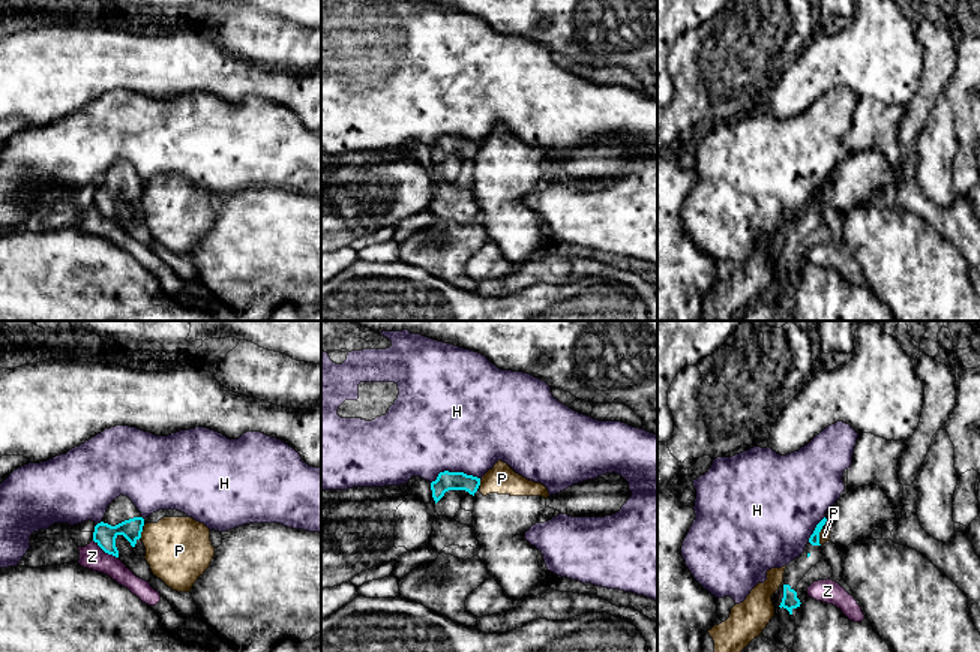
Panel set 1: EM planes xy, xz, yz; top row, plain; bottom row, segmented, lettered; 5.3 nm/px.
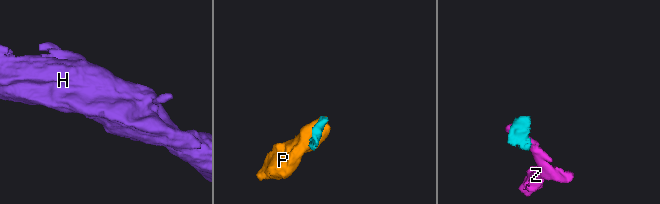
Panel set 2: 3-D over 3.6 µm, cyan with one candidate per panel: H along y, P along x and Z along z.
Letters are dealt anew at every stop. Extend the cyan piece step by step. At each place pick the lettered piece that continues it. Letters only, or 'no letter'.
no letter

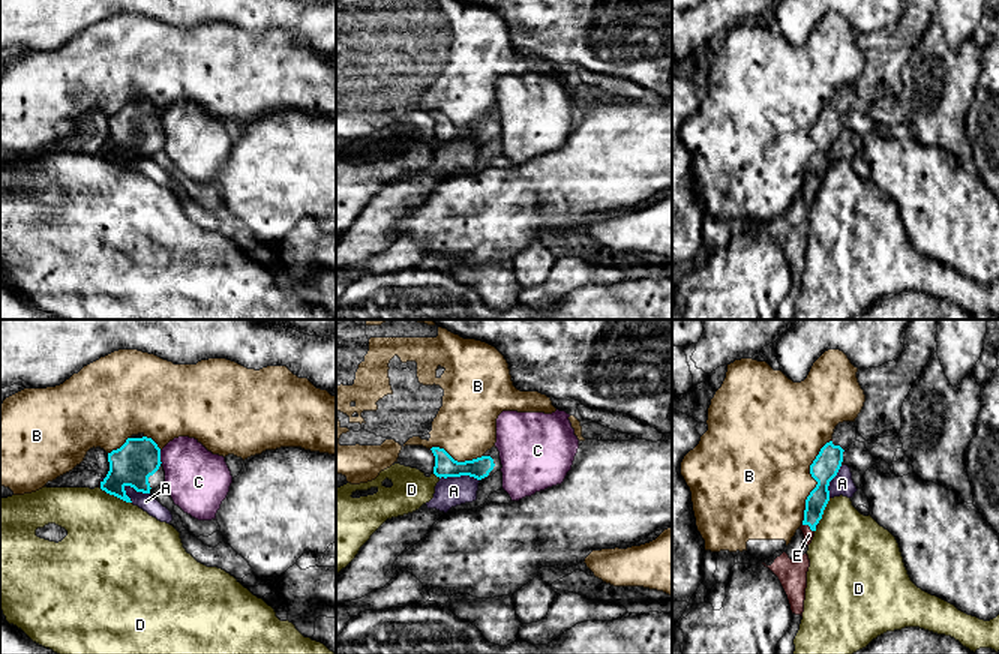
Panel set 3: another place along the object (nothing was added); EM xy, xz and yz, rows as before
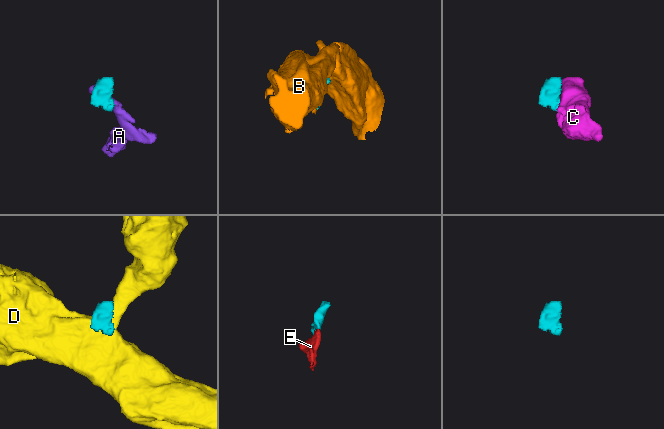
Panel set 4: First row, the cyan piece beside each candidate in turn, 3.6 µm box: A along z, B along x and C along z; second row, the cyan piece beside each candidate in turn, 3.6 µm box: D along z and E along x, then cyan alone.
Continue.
E

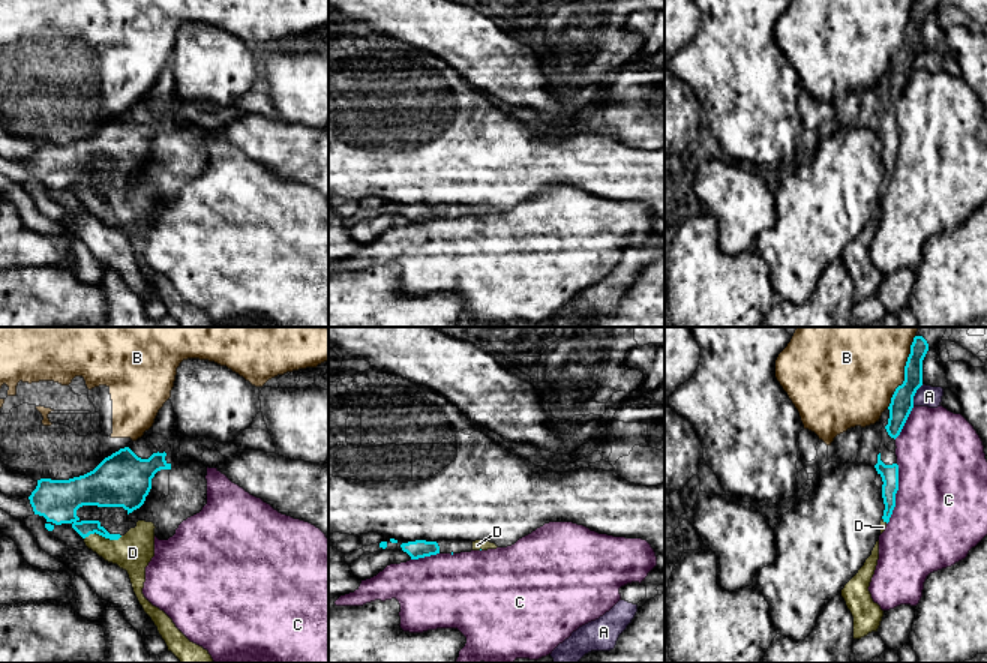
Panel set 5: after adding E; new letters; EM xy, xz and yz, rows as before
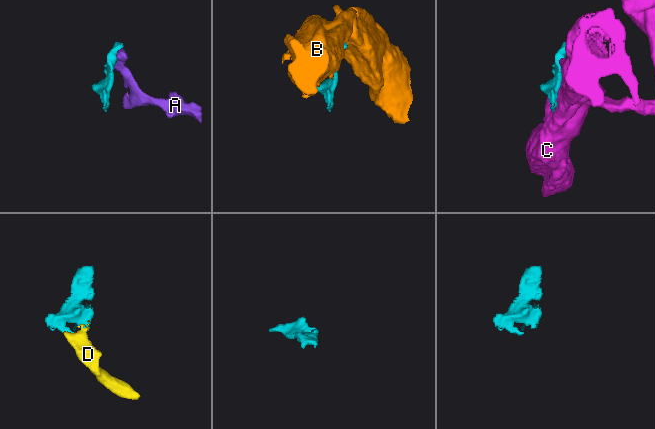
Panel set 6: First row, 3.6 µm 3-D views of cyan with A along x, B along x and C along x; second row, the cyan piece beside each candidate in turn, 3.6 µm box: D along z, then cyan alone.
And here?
D

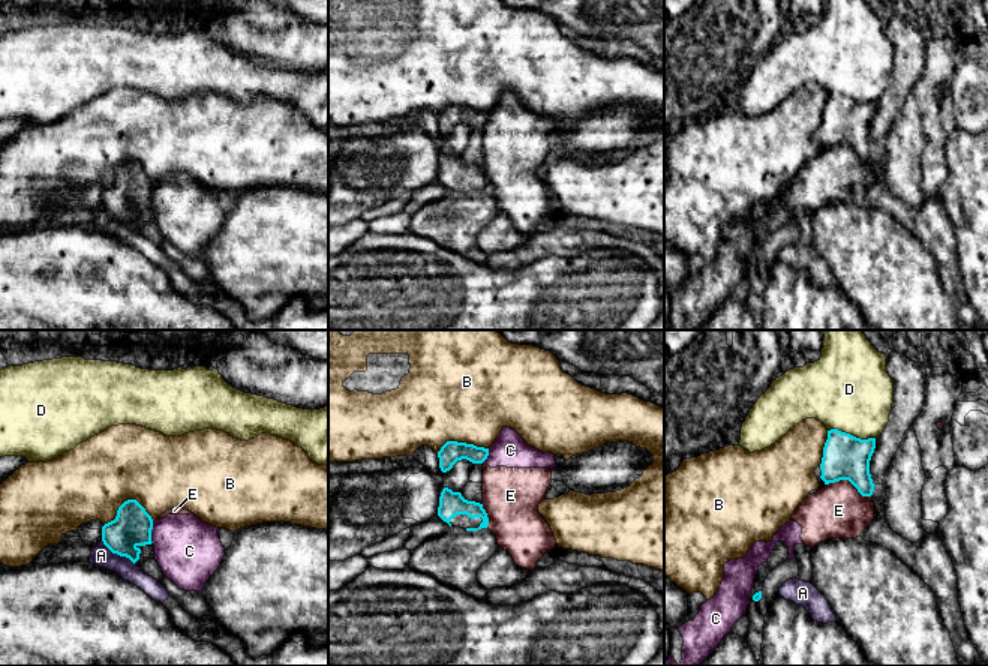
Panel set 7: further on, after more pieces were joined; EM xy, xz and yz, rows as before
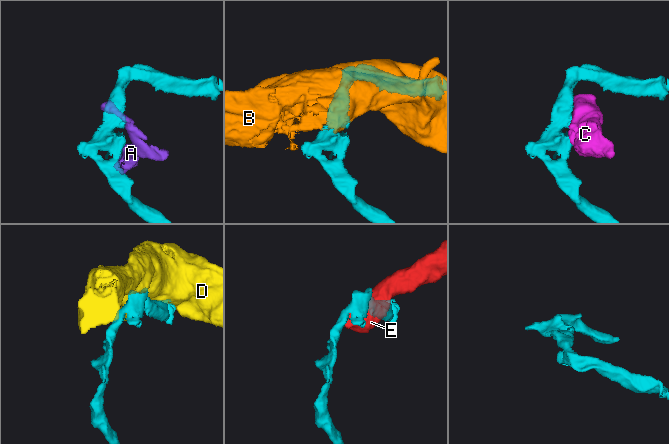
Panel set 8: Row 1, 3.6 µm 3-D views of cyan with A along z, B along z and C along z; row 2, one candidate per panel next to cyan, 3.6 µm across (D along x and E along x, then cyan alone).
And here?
no letter

